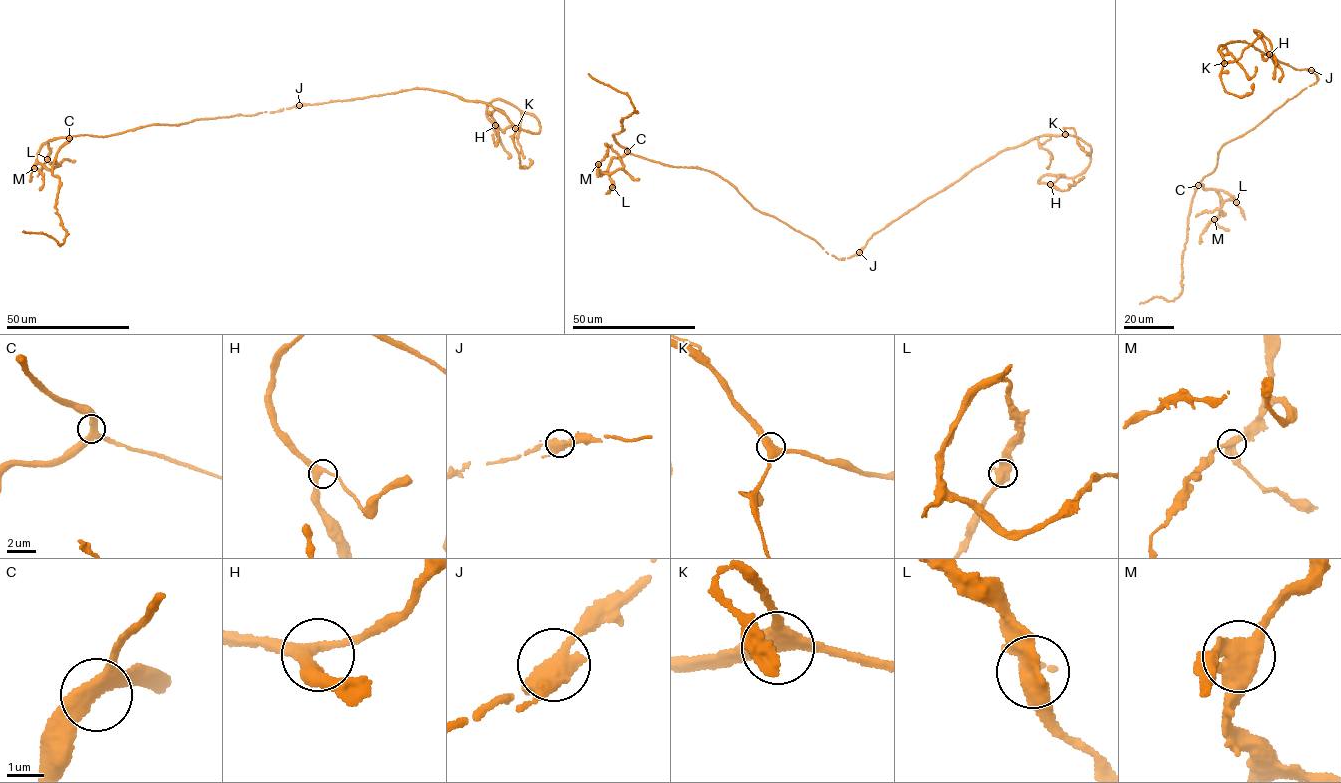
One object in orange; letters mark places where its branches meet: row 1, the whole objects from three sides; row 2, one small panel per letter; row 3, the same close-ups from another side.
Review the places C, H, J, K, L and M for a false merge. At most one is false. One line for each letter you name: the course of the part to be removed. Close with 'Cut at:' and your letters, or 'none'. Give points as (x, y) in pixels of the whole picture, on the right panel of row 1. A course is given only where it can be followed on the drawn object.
Cut at: none

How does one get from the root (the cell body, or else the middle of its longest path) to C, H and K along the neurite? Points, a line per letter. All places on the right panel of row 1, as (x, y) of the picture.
C: (1318, 80), (1287, 100), (1255, 127), (1224, 143), (1216, 167), (1198, 185)
H: (1318, 80), (1245, 42), (1218, 48), (1224, 63), (1238, 59), (1262, 35), (1255, 30), (1269, 54)
K: (1318, 80), (1314, 72), (1296, 69), (1243, 41), (1219, 46), (1224, 63)

